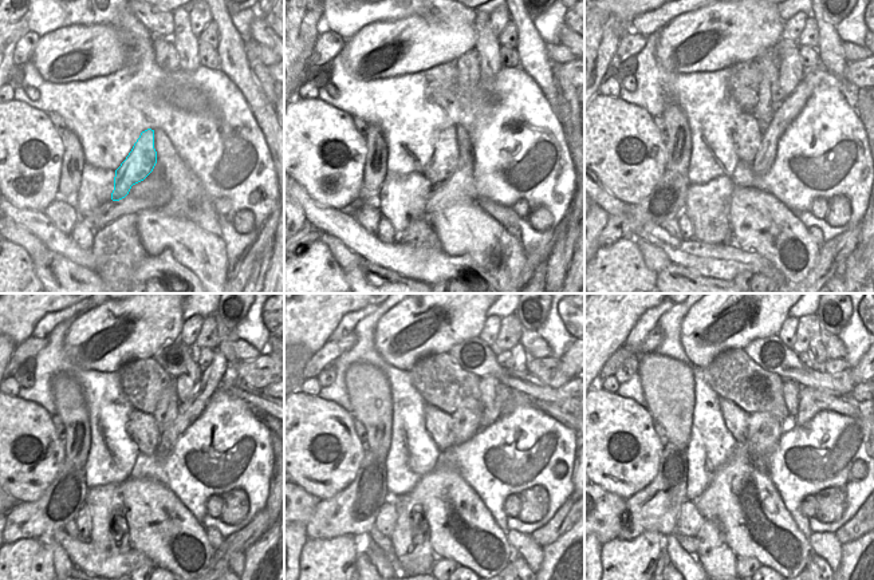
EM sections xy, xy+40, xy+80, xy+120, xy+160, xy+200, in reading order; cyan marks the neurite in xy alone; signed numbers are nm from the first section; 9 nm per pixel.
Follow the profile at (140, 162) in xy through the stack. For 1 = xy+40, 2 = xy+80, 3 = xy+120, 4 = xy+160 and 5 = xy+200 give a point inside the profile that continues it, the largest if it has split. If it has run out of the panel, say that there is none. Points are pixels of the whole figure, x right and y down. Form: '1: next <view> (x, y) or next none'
1: next xy+40 (445, 156)
2: next xy+80 (745, 134)
3: next xy+120 (141, 426)
4: next xy+160 (439, 423)
5: next xy+200 (717, 375)

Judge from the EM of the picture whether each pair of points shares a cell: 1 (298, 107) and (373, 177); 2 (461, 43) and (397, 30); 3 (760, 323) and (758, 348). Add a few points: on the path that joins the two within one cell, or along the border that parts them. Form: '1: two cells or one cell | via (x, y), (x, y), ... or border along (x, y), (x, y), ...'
1: two cells | border along (363, 137), (366, 157), (361, 186)
2: one cell | via (445, 43), (413, 43)
3: two cells | border along (776, 334), (759, 336), (743, 348)

